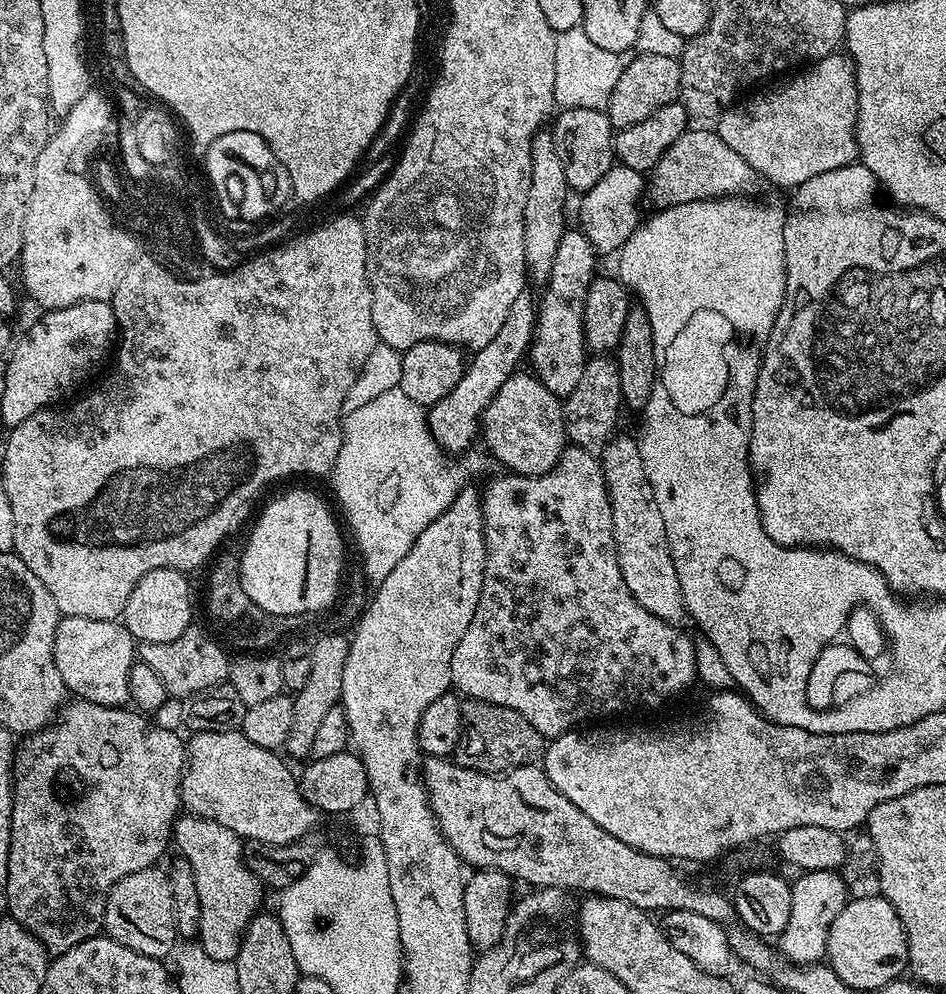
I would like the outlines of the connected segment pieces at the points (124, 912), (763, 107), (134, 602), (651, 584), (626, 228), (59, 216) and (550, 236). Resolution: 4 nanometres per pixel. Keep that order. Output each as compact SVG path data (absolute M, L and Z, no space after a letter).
M153 866L119 880L106 898L103 931L114 942L138 950L138 954L168 958L178 941L178 933L174 918L174 890L170 890L167 871Z
M837 50L796 75L800 74L781 92L749 95L725 108L714 124L714 131L730 150L746 158L767 183L769 180L787 190L795 190L802 182L826 174L826 170L851 164L858 156L858 90L851 56Z
M159 568L150 570L134 586L130 598L124 607L122 622L133 640L140 644L150 642L174 642L178 634L182 634L188 628L193 627L192 620L192 588L188 585L189 577L185 573L173 568Z
M615 435L600 456L604 484L612 510L612 529L615 534L619 568L627 588L639 604L664 621L678 624L685 619L687 608L682 598L681 583L674 569L673 556L666 538L666 528L658 504L654 501L653 488L646 478L642 464L639 441L635 437Z
M619 162L613 163L610 170L606 170L606 174L602 174L602 178L598 178L598 182L594 182L594 186L590 186L588 192L583 193L580 204L580 224L579 231L590 242L590 246L597 254L604 252L619 253L620 247L628 241L630 234L634 234L634 230L642 223L642 215L640 216L640 200L646 196L646 176L645 173L638 170L630 170L630 166Z
M46 170L34 172L34 194L26 210L18 269L29 298L41 304L41 309L65 308L87 300L111 301L122 274L130 262L137 259L132 253L132 240L128 240L128 236L120 236L120 232L108 224L104 208L90 208L90 182L94 178L96 172L90 180L66 178L66 174L50 174Z
M541 130L530 146L530 194L524 211L524 266L527 279L531 283L533 280L537 286L547 284L550 278L550 266L554 266L554 254L558 254L558 242L566 231L564 207L568 204L568 195L570 189L562 171L562 161L558 159L558 146L554 146L551 131Z

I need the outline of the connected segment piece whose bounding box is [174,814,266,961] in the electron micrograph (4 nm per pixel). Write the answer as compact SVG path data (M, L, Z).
M181 815L174 825L174 848L188 861L198 886L198 902L202 902L198 942L210 958L235 961L248 923L261 911L266 888L246 866L244 845L245 841L234 830L226 830L226 826L201 816Z

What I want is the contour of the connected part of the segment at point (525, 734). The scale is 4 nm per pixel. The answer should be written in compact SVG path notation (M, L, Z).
M465 699L461 703L462 734L460 747L454 753L456 763L463 768L473 768L479 772L509 772L511 768L521 768L527 764L539 765L544 758L546 738L514 710L498 706L494 702Z

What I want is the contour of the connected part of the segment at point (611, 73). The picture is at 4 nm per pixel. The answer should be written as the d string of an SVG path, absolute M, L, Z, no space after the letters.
M581 26L557 33L554 48L554 96L561 109L598 109L603 111L621 77L624 62L617 52L604 50L586 37Z

